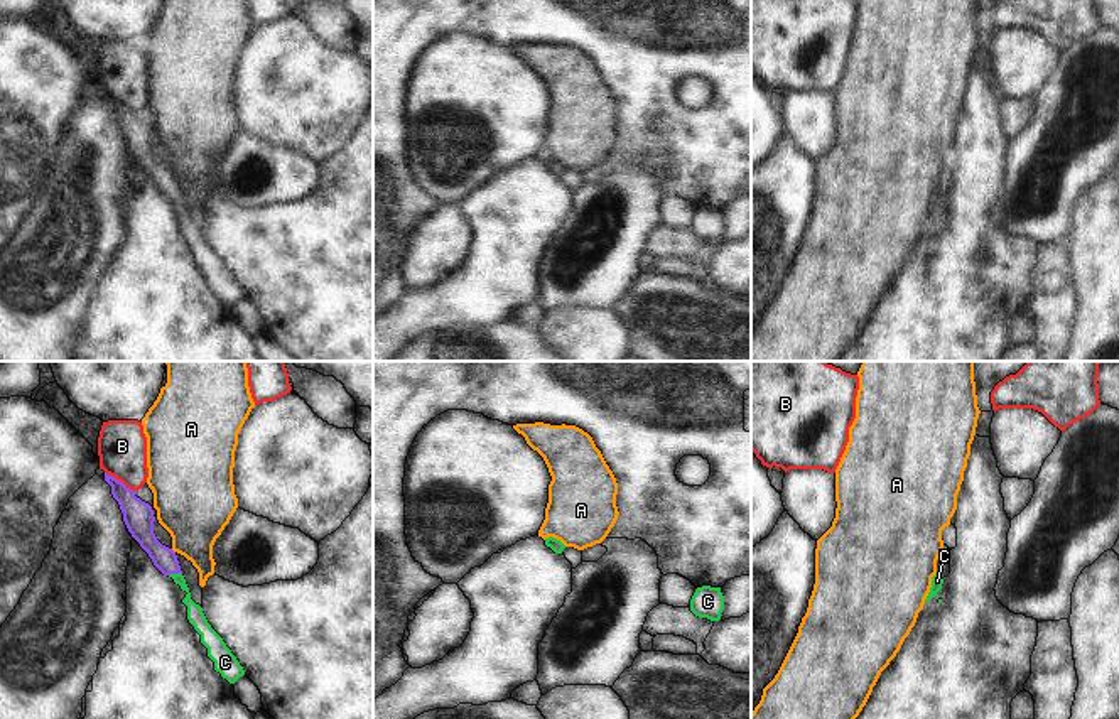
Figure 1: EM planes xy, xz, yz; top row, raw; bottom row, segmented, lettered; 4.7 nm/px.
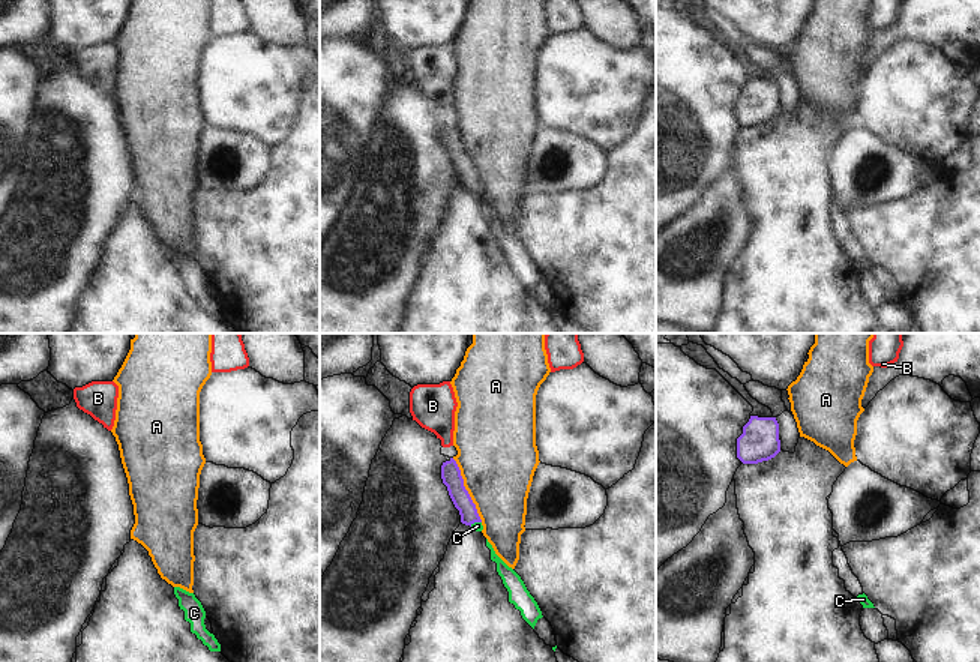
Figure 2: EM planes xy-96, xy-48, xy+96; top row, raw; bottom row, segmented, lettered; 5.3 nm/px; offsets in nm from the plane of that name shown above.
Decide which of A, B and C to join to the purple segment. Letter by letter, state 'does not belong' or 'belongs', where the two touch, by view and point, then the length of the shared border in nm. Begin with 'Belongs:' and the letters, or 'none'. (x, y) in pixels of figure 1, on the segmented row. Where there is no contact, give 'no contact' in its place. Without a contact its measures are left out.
Belongs: C
A: does not belong; meets purple in xy at (172, 551); contact 30 nm long
B: does not belong; meets purple in xy at (120, 481); contact 170 nm long
C: belongs; meets purple in xy at (174, 573); contact 70 nm long

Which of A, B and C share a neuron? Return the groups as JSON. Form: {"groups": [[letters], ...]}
{"groups": [["A"], ["B"], ["C"]]}

